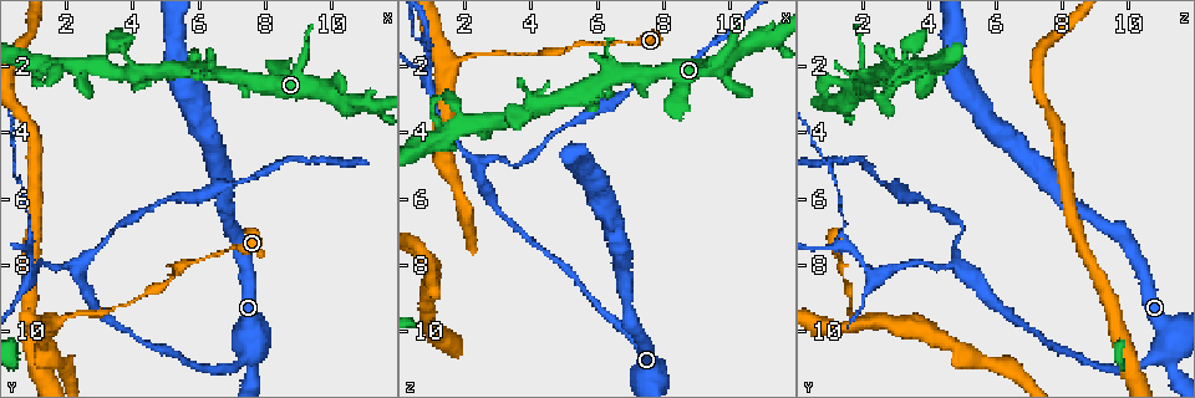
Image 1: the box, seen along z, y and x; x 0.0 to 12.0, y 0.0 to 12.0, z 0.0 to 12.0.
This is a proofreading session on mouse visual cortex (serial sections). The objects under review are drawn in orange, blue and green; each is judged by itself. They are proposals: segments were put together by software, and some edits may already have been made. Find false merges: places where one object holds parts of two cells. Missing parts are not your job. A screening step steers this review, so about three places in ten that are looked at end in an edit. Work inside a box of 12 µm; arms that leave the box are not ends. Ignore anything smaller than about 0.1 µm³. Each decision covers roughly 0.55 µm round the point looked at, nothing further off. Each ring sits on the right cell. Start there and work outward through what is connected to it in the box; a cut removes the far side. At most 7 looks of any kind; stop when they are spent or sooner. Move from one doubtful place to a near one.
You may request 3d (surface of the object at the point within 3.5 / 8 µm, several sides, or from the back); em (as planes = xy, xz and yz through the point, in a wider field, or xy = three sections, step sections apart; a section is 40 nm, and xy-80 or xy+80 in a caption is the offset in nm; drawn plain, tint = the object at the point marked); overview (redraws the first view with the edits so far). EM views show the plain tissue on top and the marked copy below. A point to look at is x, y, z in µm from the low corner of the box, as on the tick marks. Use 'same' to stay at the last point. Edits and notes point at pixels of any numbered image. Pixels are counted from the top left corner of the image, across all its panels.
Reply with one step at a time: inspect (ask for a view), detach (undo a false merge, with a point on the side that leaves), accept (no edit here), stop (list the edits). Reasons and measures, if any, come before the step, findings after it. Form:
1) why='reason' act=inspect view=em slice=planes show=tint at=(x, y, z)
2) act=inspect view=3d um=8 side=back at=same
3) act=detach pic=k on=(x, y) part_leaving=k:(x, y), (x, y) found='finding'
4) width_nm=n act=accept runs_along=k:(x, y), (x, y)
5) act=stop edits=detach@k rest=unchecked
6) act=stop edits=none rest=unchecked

why='narrows sharply' act=inspect view=3d um=3.5 at=(5.1, 8.3, 1.4)

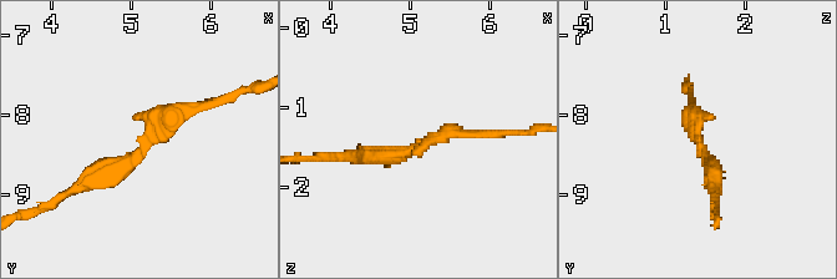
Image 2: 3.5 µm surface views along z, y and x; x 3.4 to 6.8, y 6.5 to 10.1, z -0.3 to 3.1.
arm_widths_nm=150,250 why='need the tissue' act=inspect view=em slice=xy step=2 show=tint at=(5.20, 8.40, 1.45)

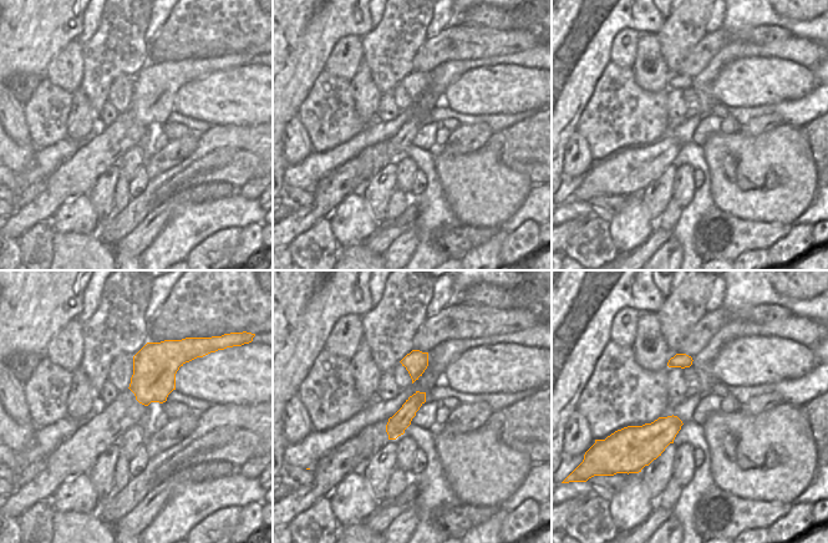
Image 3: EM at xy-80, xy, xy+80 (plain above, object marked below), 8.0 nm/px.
why='another direction' act=inspect view=em slice=xy step=5 show=tint at=same

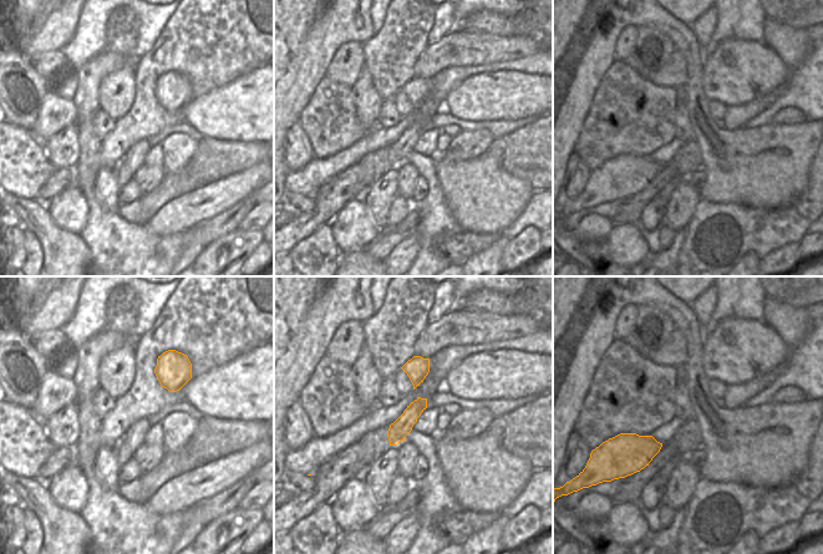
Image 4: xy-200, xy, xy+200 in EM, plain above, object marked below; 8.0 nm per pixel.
act=accept runs_along=2:(217, 104), (182, 111), (132, 161), (79, 187) found='continuous, no second cell'

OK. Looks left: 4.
why='sudden change in width' act=inspect view=3d um=3.5 at=(1.8, 9.7, 1.9)

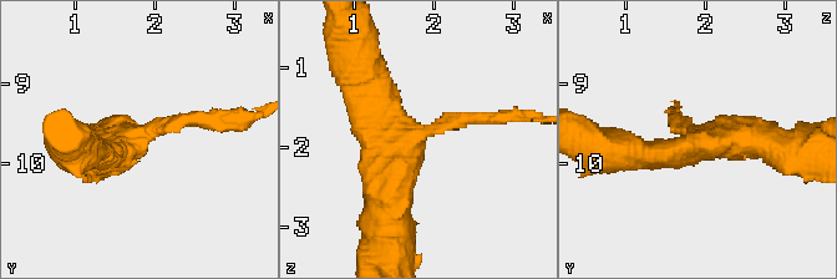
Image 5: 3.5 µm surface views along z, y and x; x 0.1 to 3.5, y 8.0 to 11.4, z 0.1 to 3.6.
arms=3 arm_widths_nm=200,400,500 act=inspect view=em slice=xy step=5 show=tint at=(1.70, 9.75, 1.95)

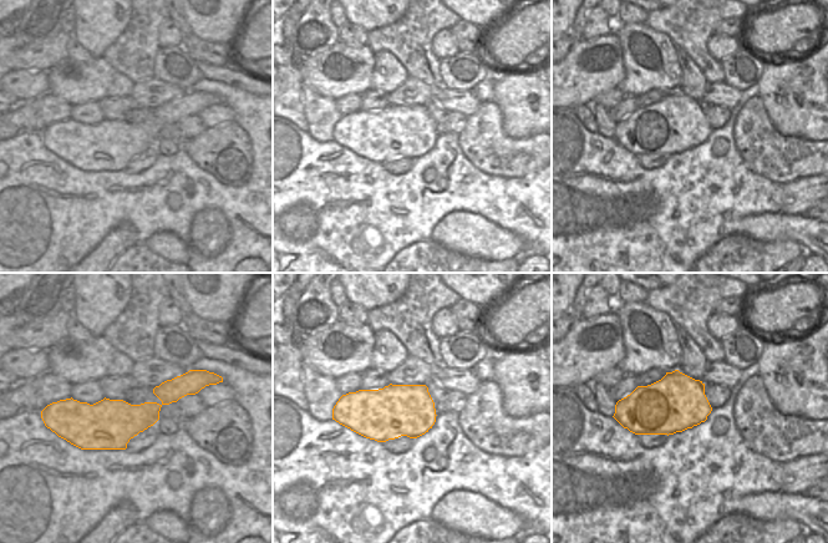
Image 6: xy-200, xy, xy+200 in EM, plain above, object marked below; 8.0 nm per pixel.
act=accept runs_along=5:(483, 117), (402, 148), (387, 219) found='all the same cell'

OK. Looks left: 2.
why='three-way junction' act=inspect view=3d um=3.5 side=back at=(2.3, 8.1, 4.9)

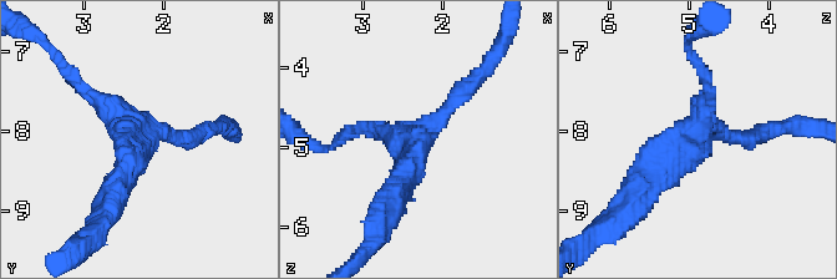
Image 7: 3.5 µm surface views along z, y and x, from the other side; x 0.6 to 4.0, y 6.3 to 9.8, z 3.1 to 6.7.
arms=3 arm_widths_nm=200,200,350 act=inspect view=em slice=planes show=tint at=(2.35, 8.00, 4.95)

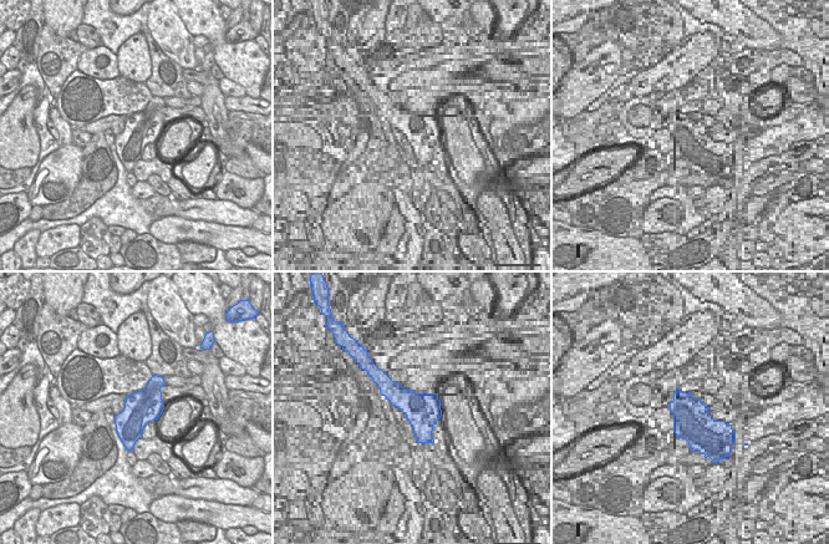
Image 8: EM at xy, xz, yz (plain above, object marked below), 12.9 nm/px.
act=accept runs_along=7:(639, 196), (694, 135), (704, 77) found='continuous, no second cell'

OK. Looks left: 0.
act=stop edits=none rest=unchecked

